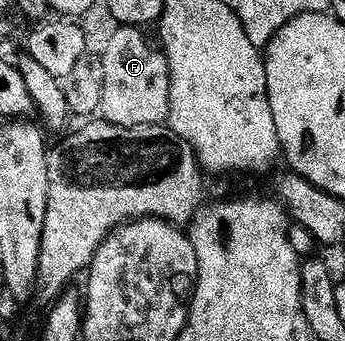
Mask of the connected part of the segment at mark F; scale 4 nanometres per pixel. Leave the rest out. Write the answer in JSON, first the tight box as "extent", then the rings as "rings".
{"extent":[101,27,170,127],"rings":[[[118,27],[101,50],[104,63],[104,99],[101,120],[120,127],[161,125],[170,116],[170,68],[165,52],[146,42],[141,28]]]}

